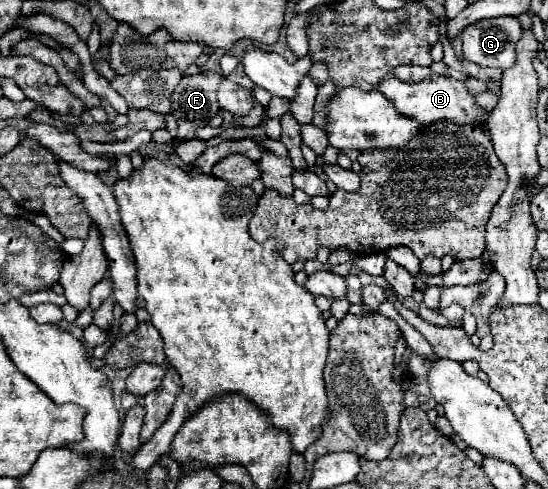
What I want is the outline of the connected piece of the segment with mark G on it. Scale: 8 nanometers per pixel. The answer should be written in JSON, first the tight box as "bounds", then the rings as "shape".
{"bounds":[463,16,521,68],"shape":[[[513,16],[485,18],[463,30],[463,58],[479,66],[511,68],[515,42],[521,38],[521,24]]]}

